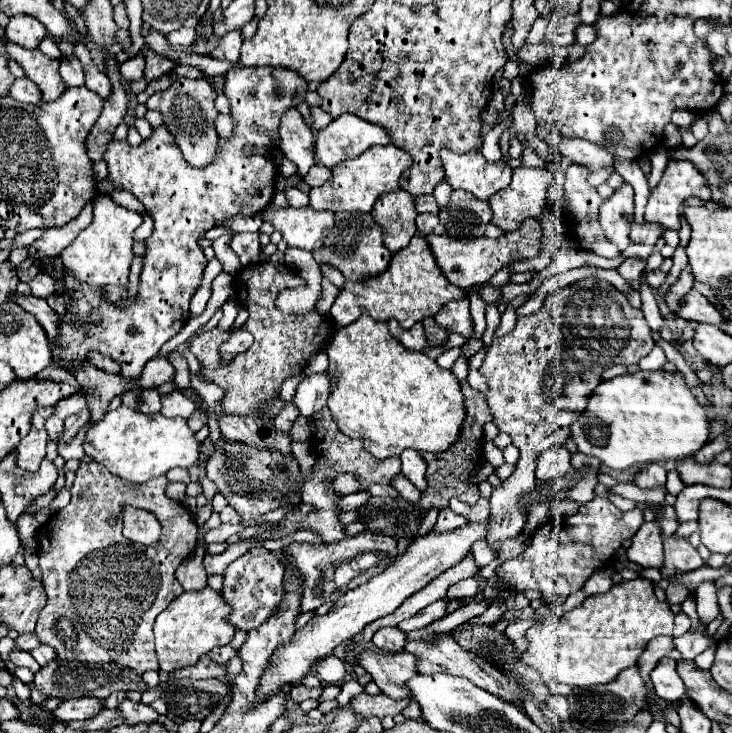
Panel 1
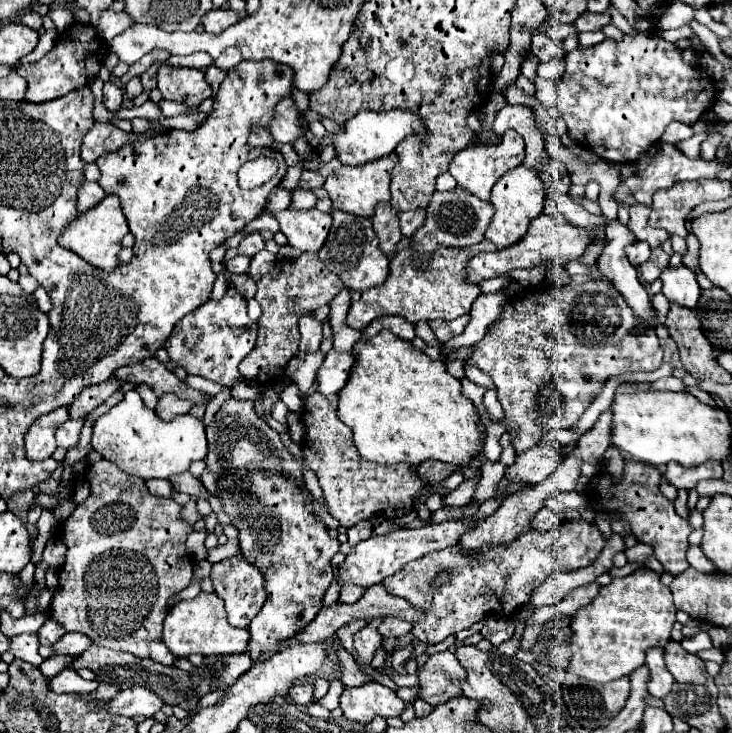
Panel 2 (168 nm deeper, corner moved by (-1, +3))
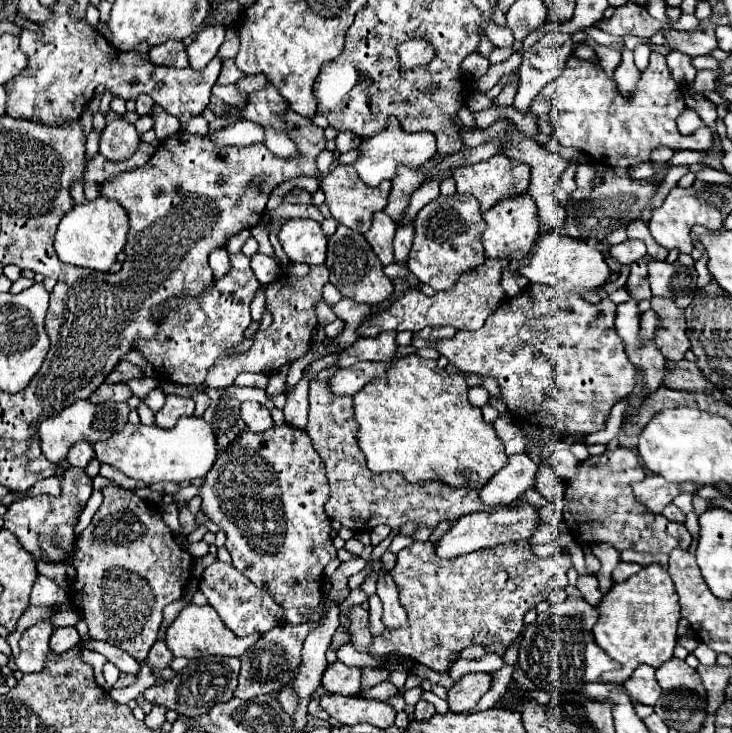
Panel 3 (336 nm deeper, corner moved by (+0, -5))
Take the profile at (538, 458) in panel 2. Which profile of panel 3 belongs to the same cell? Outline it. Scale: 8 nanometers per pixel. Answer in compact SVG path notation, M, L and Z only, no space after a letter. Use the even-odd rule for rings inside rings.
M523 453L511 455L507 465L491 477L491 481L479 491L479 499L489 505L509 505L515 501L525 489L535 487L537 465Z

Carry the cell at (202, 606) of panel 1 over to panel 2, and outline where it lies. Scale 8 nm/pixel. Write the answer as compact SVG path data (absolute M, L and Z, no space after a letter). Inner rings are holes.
M204 591L190 601L176 603L168 611L164 619L164 631L162 631L162 641L174 653L176 659L186 659L192 653L200 653L200 655L242 653L248 647L248 637L250 635L246 629L228 625L222 599L216 597L216 593L204 593Z

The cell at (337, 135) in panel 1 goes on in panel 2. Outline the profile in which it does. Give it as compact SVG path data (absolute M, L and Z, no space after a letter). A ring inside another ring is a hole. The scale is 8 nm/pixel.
M400 109L380 111L380 113L376 113L376 111L358 111L354 117L344 121L342 131L338 131L334 135L336 157L346 165L362 165L362 163L368 163L368 161L374 161L378 157L384 157L384 155L392 153L396 149L396 145L412 133L418 133L418 135L424 133L424 125L414 113L400 111Z

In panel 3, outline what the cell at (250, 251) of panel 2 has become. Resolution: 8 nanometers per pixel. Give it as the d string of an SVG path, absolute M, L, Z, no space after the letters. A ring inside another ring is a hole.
M255 253L251 257L251 269L253 269L255 277L261 281L261 285L267 285L281 275L281 269L279 269L277 261L273 257L263 255L263 253Z

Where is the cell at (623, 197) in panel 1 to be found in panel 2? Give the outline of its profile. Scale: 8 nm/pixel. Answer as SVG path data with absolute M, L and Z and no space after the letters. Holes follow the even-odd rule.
M618 219L608 221L608 223L606 223L606 243L604 243L602 255L598 257L596 265L598 265L598 269L614 283L614 287L616 287L618 293L626 299L626 303L634 309L634 315L636 315L644 325L652 327L652 325L654 325L654 321L652 321L654 311L652 311L652 305L650 305L650 301L648 301L648 293L646 293L646 289L644 289L644 287L640 285L640 281L638 281L638 271L630 265L630 261L626 261L626 245L632 245L634 241L636 241L636 237L632 235L632 231L630 231L626 225L622 225Z

